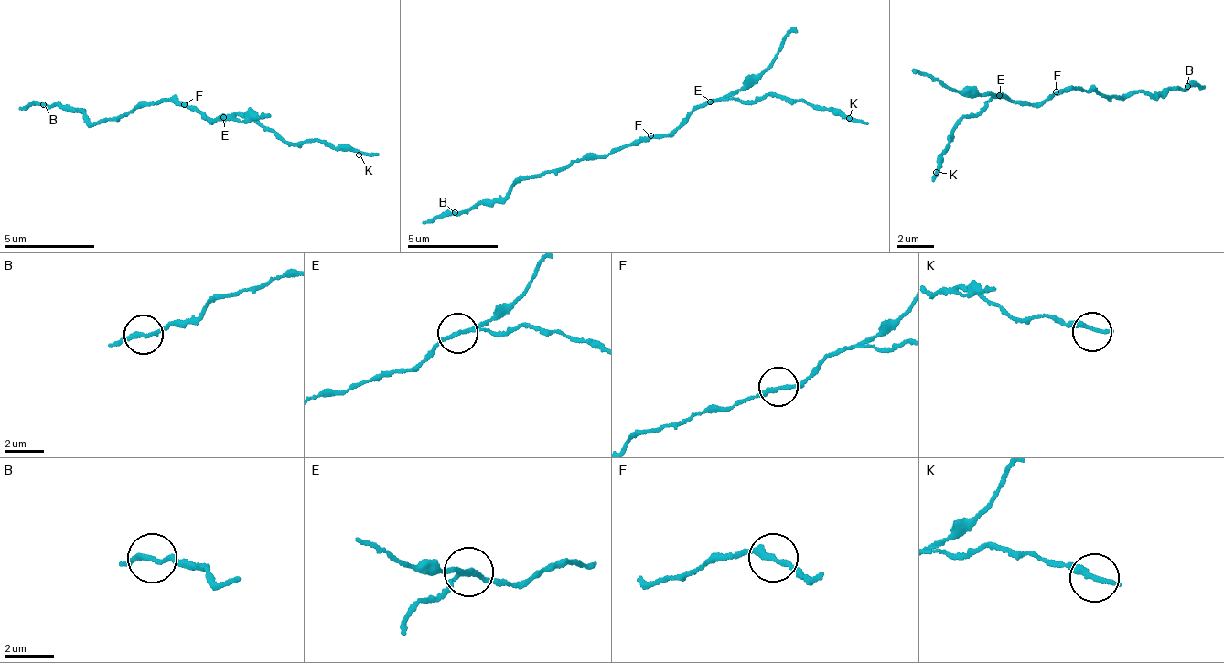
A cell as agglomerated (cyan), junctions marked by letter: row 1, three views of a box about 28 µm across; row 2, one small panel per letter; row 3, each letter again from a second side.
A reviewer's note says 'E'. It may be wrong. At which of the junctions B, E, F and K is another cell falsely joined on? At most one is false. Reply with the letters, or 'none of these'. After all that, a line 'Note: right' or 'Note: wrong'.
E
Note: right

